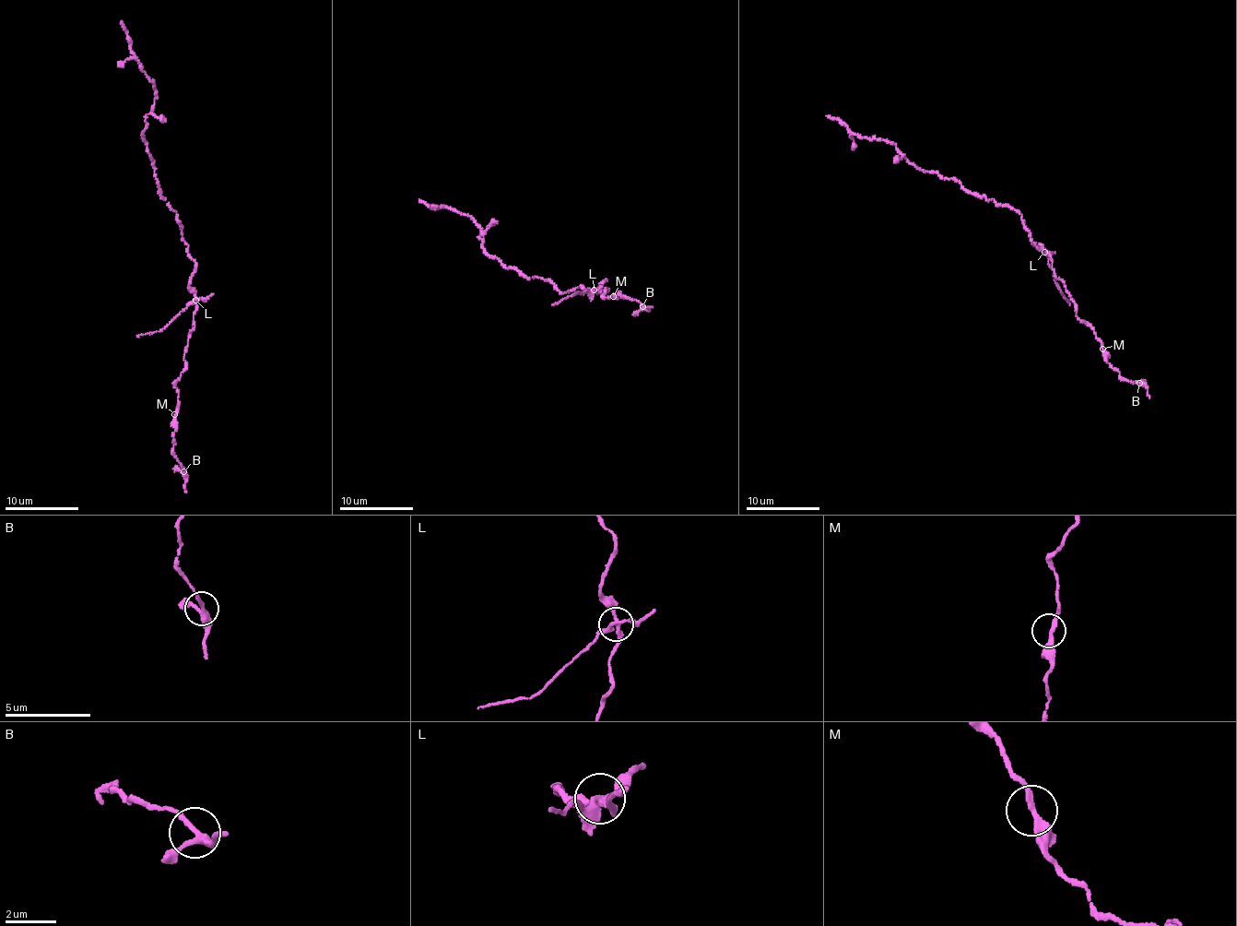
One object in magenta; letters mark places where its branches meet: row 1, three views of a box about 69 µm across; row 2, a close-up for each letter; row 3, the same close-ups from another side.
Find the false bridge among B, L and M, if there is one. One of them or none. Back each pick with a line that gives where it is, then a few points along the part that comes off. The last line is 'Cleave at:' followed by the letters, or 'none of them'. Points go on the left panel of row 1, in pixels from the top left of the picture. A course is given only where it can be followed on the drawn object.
L: place (195, 300); course (195, 301), (162, 328), (136, 337)
Cleave at: L

